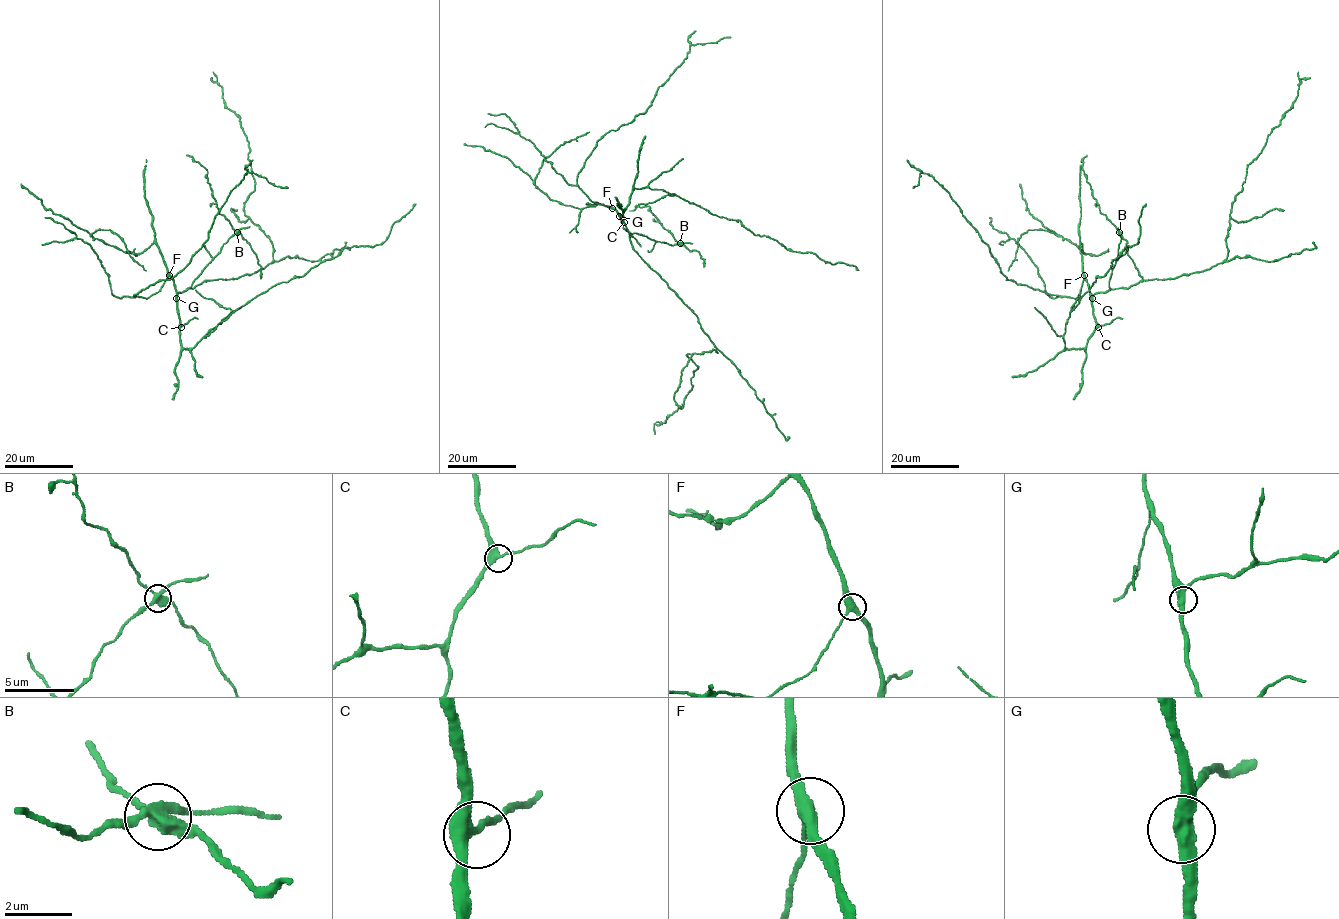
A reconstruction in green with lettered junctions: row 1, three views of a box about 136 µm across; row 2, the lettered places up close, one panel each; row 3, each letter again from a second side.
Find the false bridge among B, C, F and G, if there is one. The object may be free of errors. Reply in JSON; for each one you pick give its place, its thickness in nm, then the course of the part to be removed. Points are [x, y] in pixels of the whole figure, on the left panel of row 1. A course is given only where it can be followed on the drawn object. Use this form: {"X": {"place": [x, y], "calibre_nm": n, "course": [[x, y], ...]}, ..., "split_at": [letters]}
{"B": {"place": [237, 232], "calibre_nm": 400, "course": [[237, 232], [218, 212], [205, 169], [186, 154]]}, "split_at": ["B"]}

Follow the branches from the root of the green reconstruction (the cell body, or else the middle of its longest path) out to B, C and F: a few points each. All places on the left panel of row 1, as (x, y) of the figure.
B: (184, 290), (237, 232)
C: (184, 290), (177, 296), (181, 327)
F: (184, 290), (177, 294), (169, 275)

